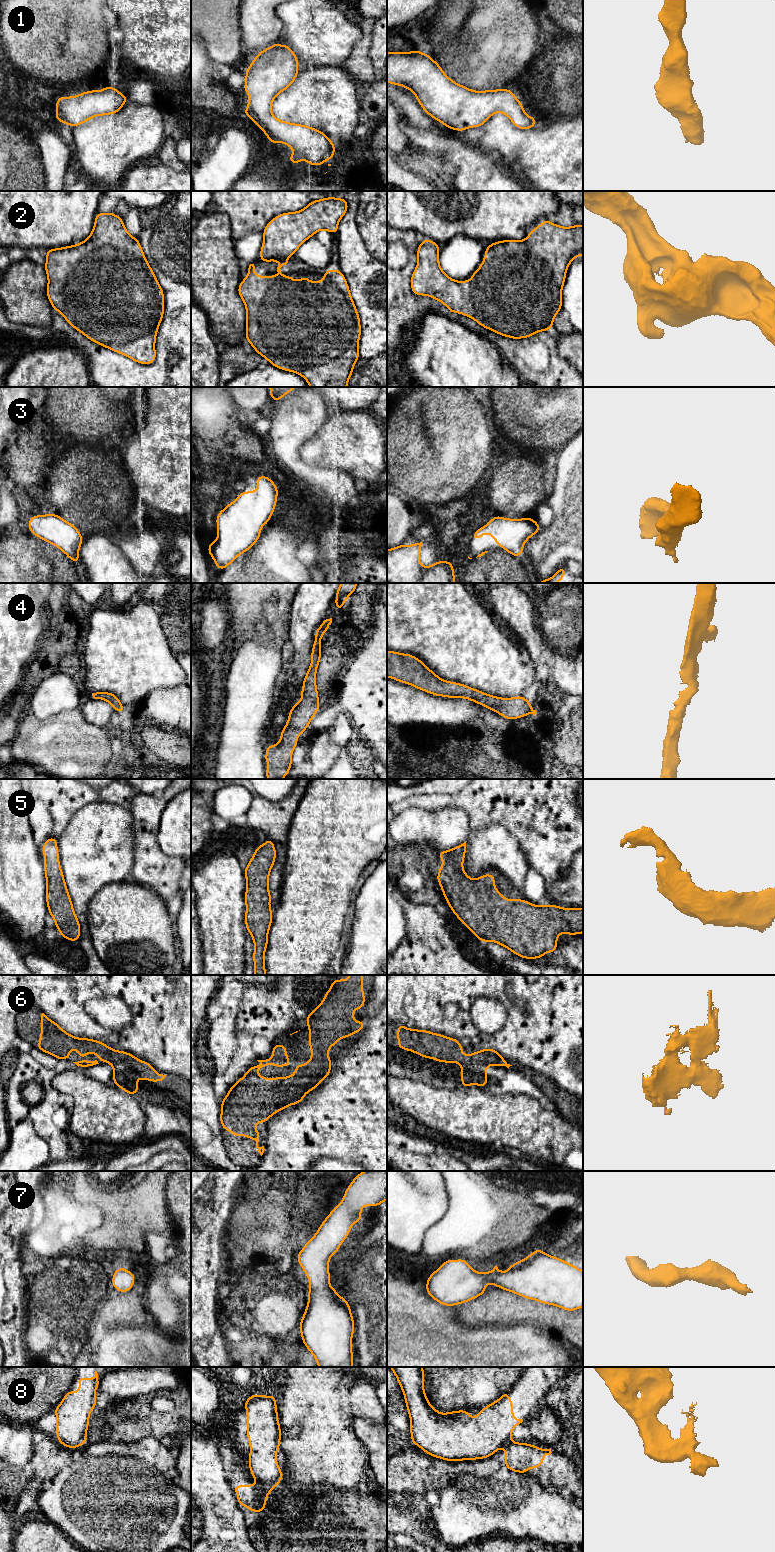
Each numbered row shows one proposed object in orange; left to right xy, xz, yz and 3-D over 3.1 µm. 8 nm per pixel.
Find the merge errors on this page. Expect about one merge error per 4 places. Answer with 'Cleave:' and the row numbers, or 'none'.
Cleave: 8

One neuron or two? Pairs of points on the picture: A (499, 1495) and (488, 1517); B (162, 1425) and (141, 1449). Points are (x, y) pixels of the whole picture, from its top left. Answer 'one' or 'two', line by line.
A: one
B: two

